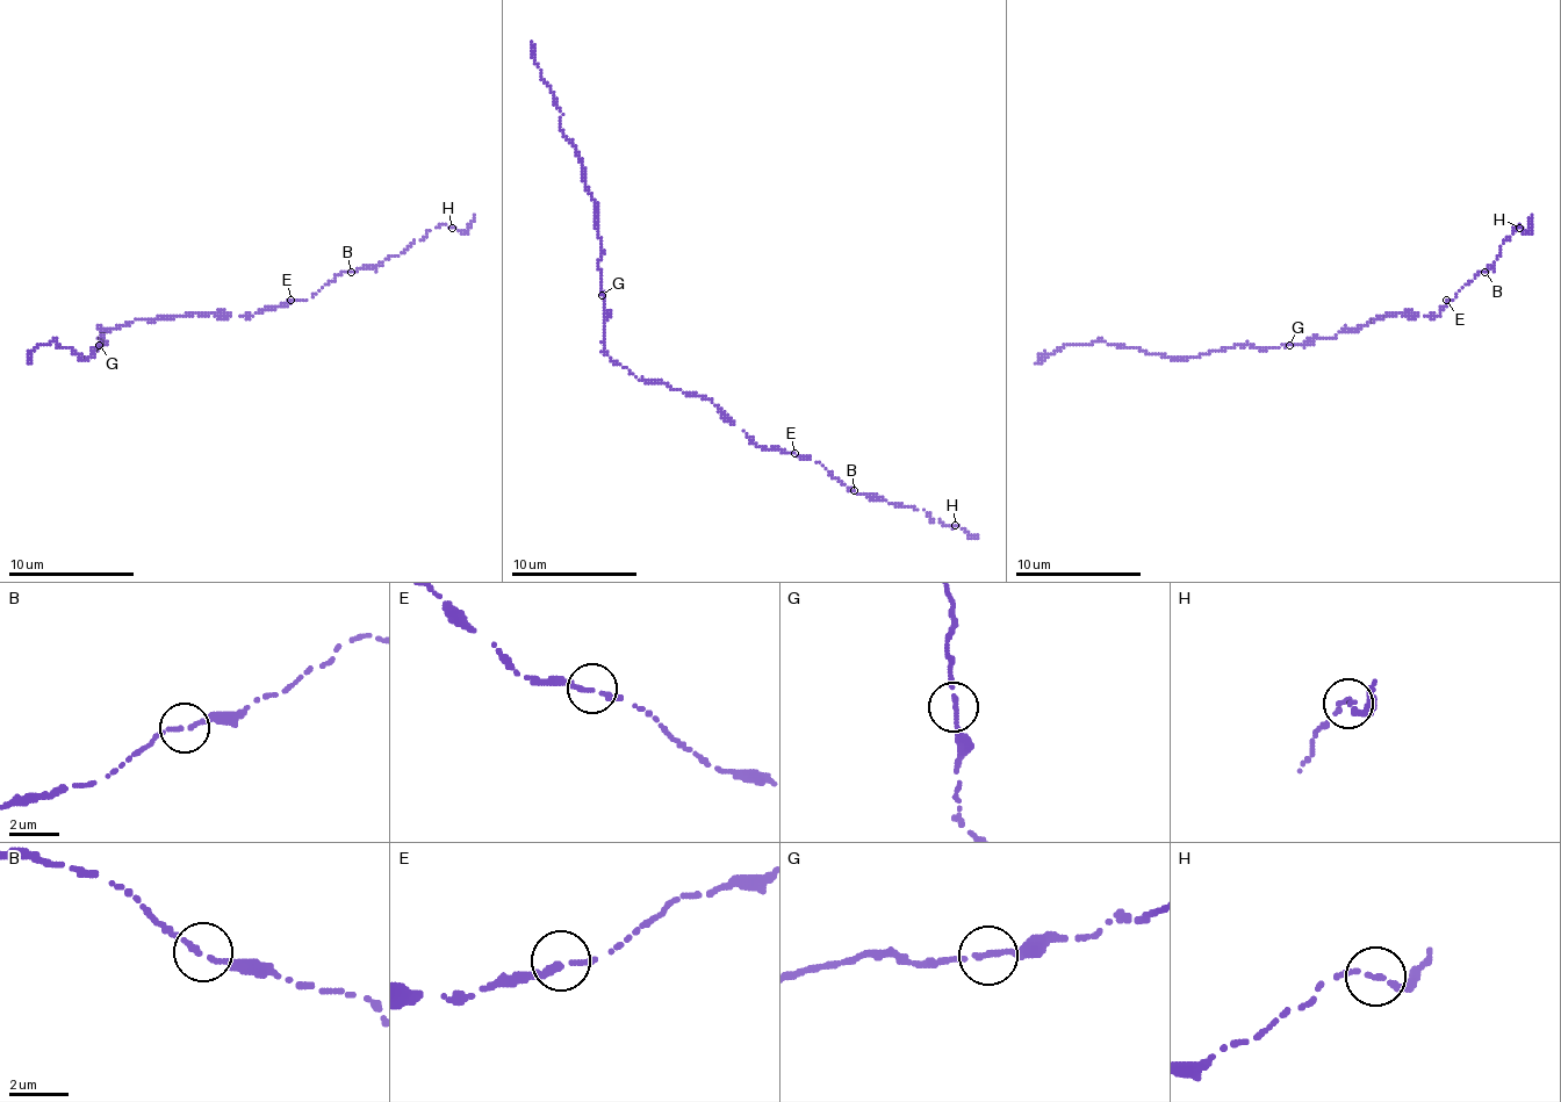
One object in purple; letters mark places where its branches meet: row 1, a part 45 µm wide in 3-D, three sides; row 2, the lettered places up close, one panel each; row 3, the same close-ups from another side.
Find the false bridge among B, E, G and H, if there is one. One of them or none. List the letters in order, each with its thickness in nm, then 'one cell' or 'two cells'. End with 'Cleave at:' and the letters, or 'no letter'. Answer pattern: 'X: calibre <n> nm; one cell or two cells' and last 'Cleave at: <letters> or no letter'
B: calibre 170 nm; one cell
E: calibre 200 nm; one cell
G: calibre 170 nm; one cell
H: calibre 190 nm; one cell
Cleave at: no letter

